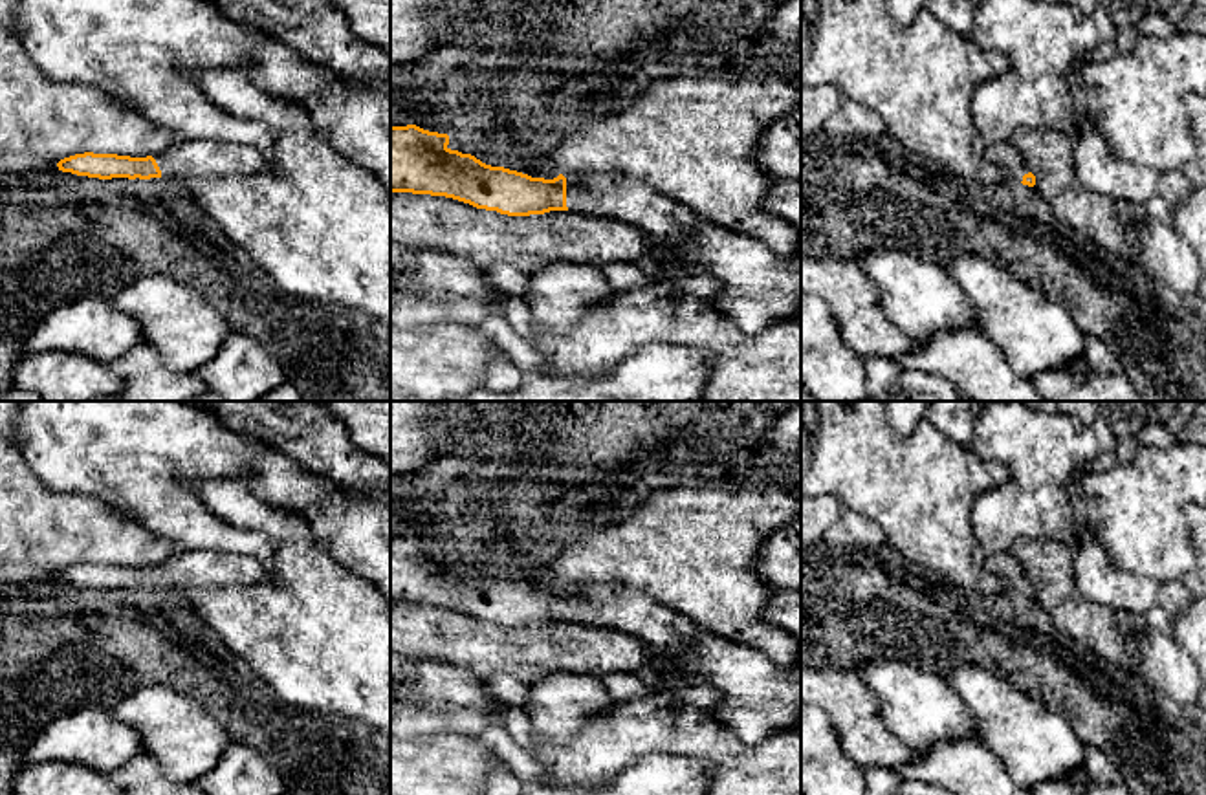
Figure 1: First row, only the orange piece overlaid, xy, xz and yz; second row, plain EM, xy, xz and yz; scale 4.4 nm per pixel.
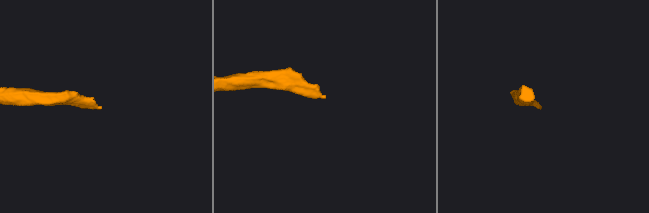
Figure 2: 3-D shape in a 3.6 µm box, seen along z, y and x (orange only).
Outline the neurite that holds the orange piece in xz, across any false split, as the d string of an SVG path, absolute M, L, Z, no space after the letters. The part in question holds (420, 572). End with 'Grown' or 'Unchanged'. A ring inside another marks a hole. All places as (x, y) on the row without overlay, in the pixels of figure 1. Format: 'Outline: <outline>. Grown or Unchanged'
Outline: M416 535L390 537L390 603L445 606L508 626L572 621L608 628L629 634L662 654L669 672L684 669L680 663L682 654L695 636L706 630L689 617L654 603L649 595L621 583L585 586L581 592L568 590L563 584L554 590L532 588L504 577L486 575L471 564L451 561L447 555L447 544L429 542Z. Grown

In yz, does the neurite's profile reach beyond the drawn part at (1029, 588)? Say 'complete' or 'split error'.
split error

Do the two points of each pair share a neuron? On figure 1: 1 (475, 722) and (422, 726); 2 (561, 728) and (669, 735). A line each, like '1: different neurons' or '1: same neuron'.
1: same neuron
2: different neurons

